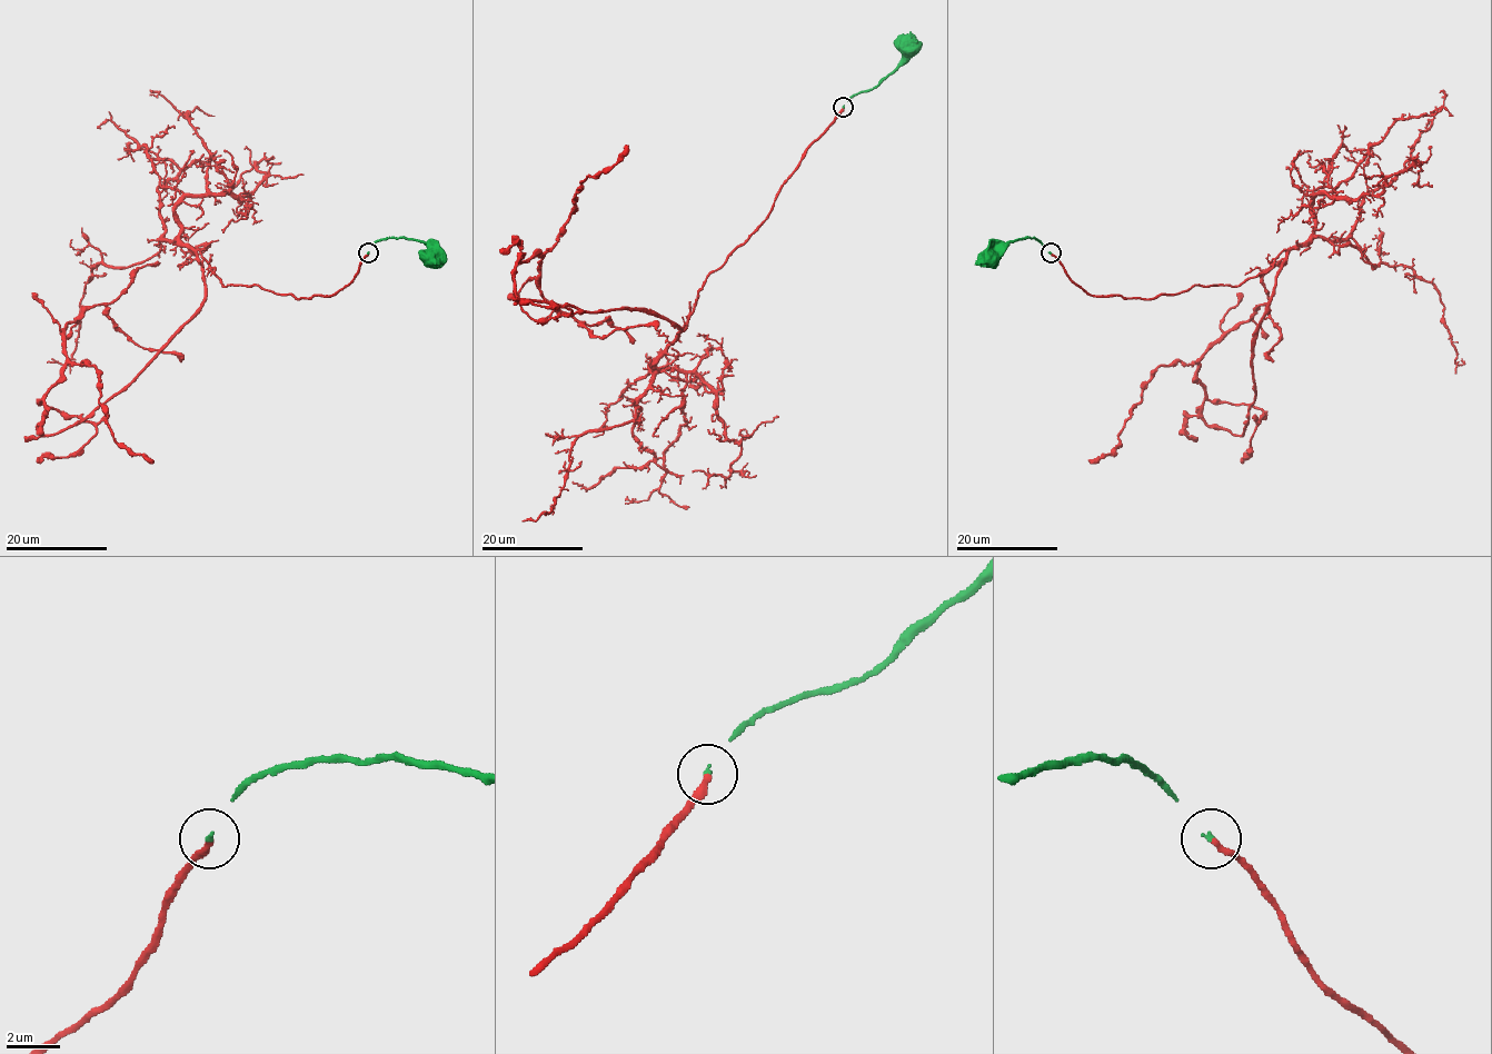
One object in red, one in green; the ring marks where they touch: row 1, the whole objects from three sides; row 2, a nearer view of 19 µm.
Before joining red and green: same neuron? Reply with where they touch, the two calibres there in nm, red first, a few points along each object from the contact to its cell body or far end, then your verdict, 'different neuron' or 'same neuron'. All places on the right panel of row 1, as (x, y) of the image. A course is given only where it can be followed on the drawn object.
at (1051, 252); 240 nm thick on the red side, 120 nm on the other; red runs (1050, 252), (1092, 296), (1153, 299), (1284, 250), (1245, 431), (1211, 427), (1201, 356), (1264, 305), (1273, 361); green runs (1050, 252), (1035, 238), (1026, 237), (1012, 241), (992, 264), (987, 260); same neuron

